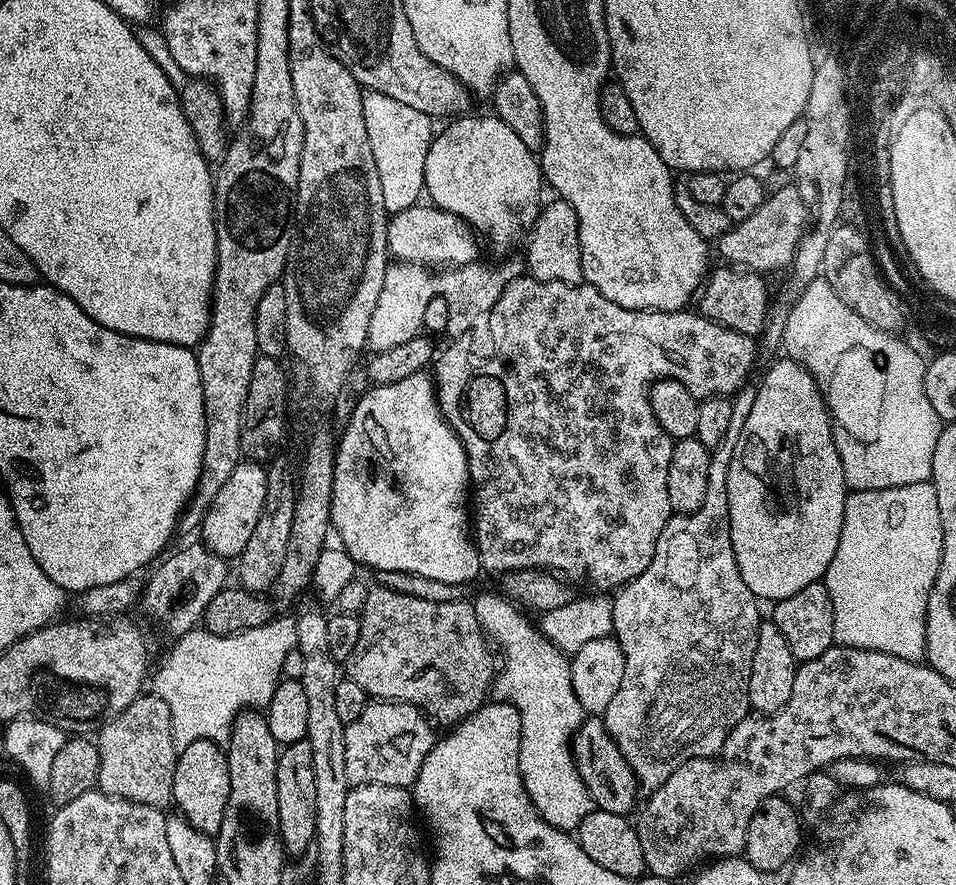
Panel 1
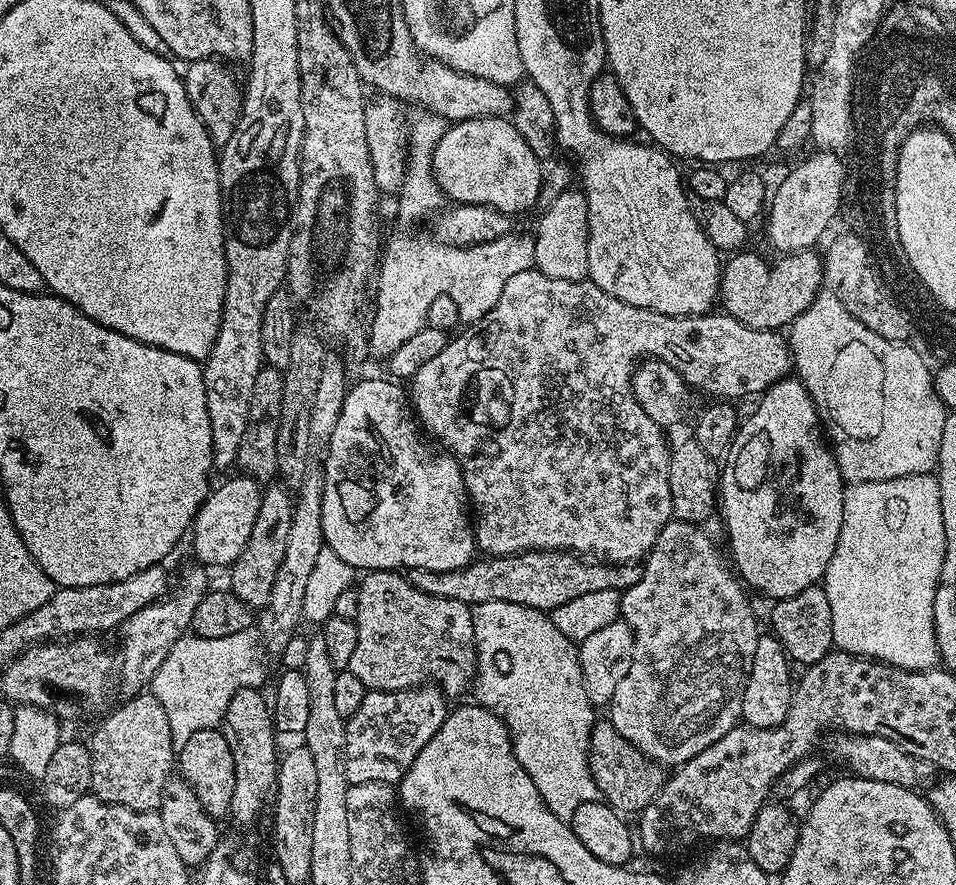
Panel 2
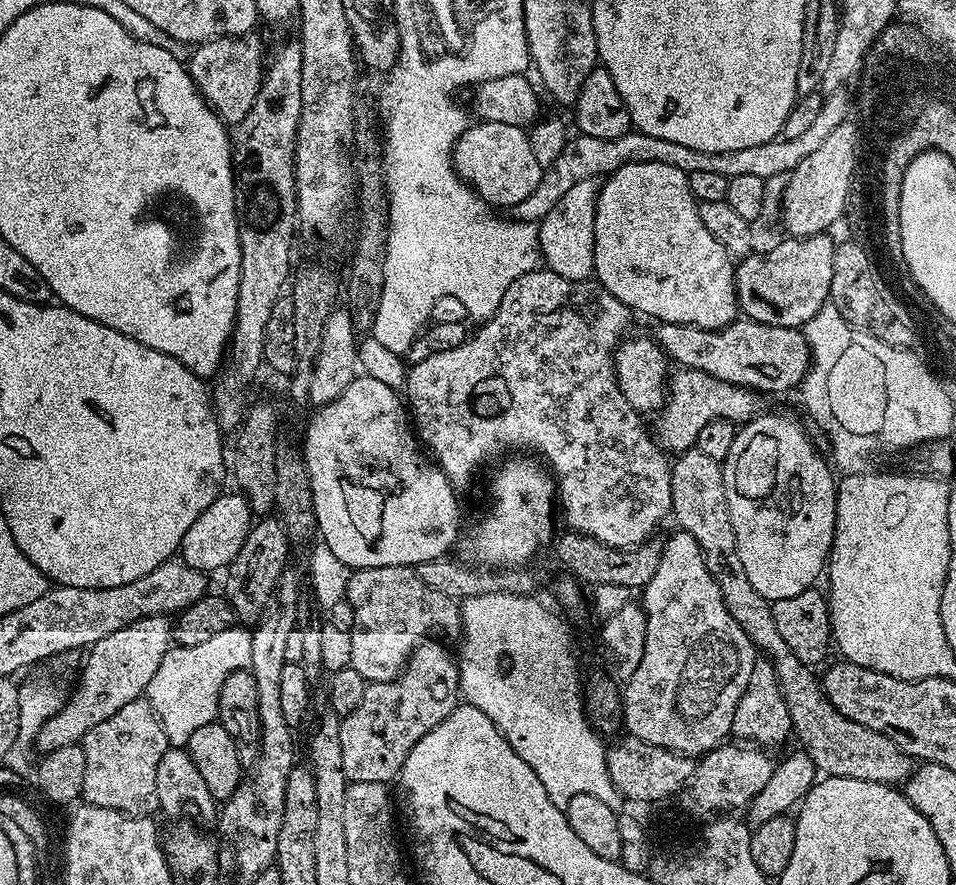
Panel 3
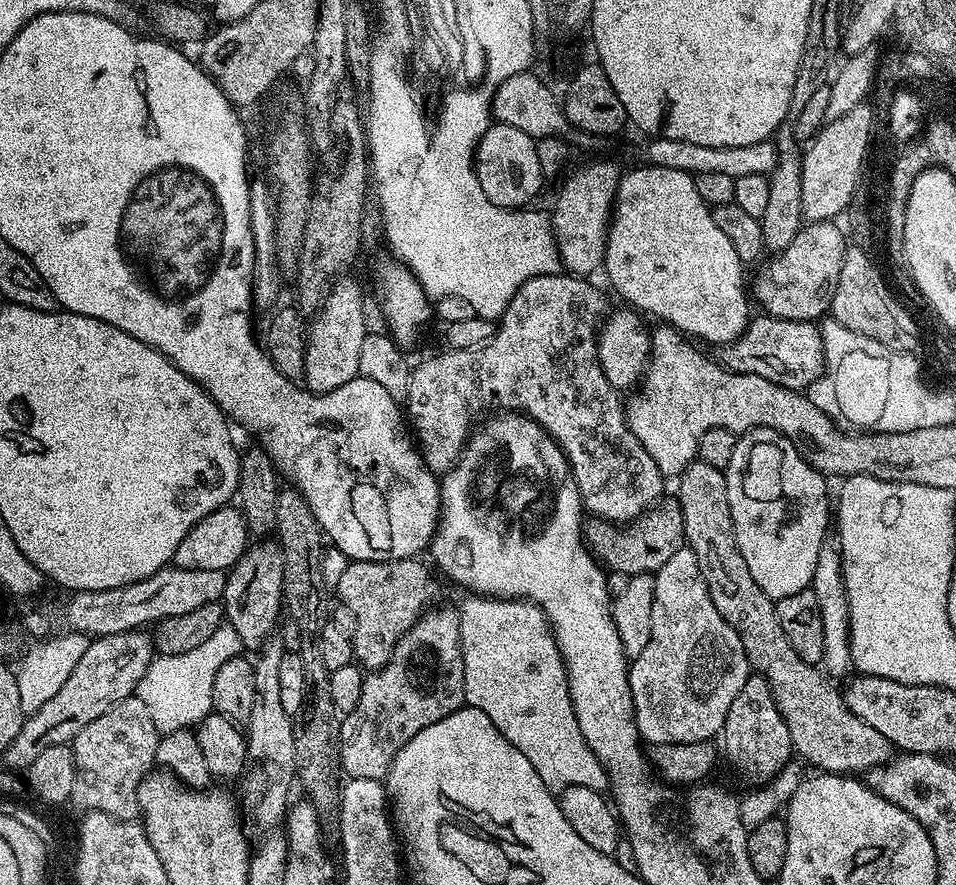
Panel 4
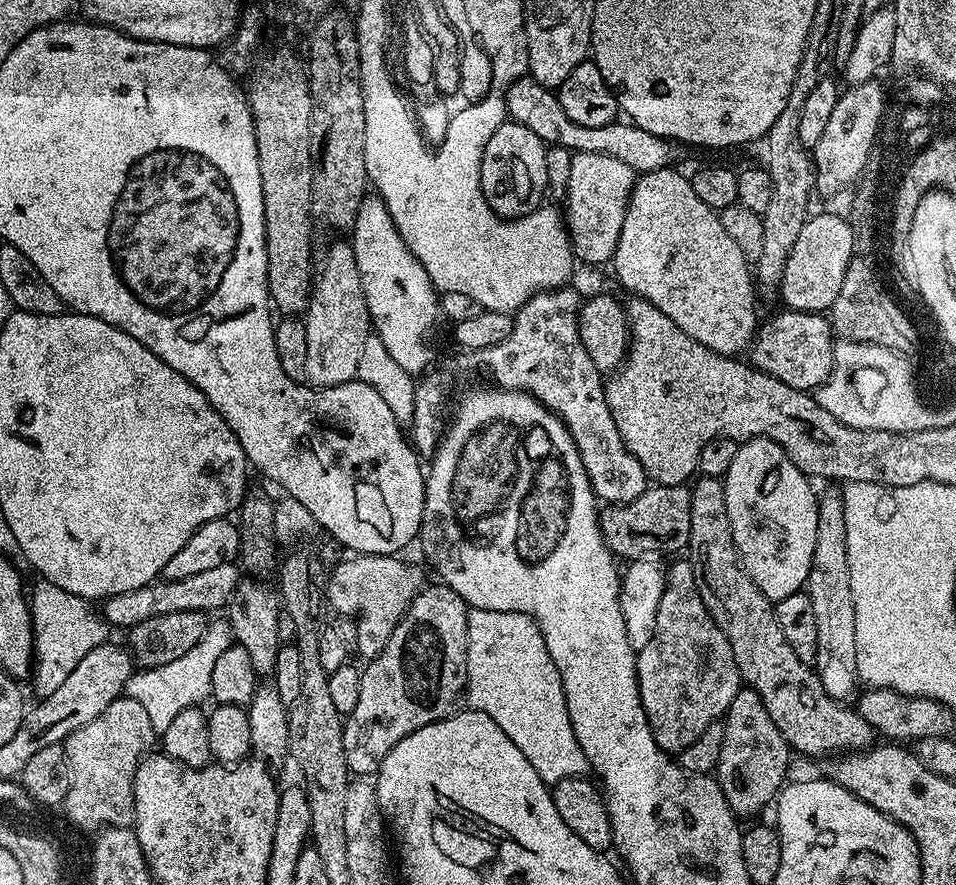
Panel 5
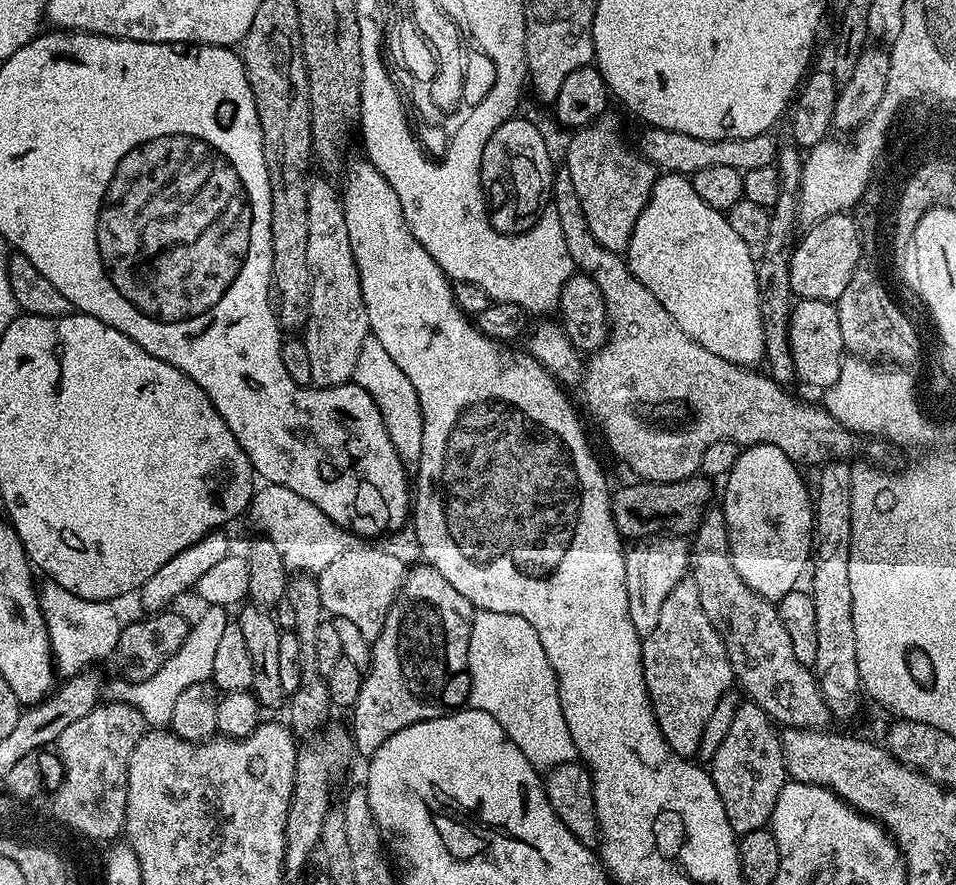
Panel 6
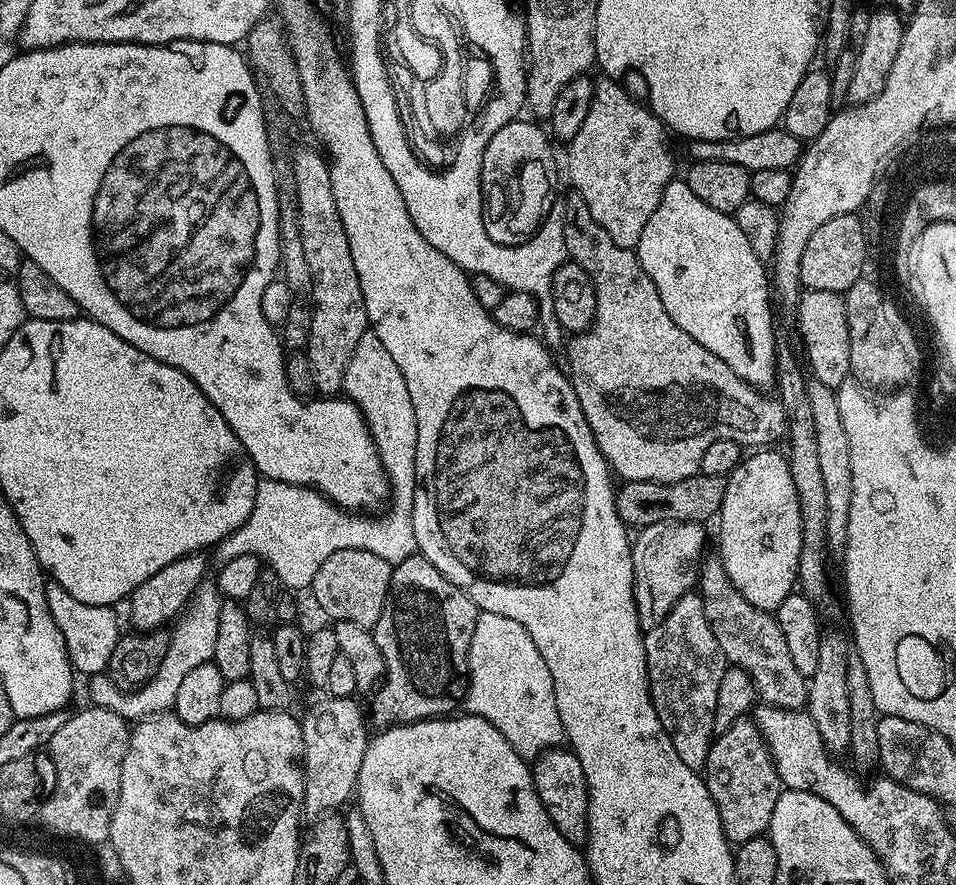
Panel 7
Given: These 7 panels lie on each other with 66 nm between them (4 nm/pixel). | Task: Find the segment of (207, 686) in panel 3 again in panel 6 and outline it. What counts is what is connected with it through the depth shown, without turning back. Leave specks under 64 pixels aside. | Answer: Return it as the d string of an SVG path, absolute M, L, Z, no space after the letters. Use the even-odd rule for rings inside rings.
M208 606L203 610L205 612L201 614L200 621L197 624L195 621L189 627L186 642L182 642L178 654L174 654L174 658L170 658L170 662L166 662L166 666L162 666L158 674L153 674L137 684L121 682L119 679L112 680L109 684L107 681L107 699L117 704L132 704L138 710L138 714L142 714L145 725L153 729L160 730L171 725L174 702L178 702L182 690L187 690L195 684L211 681L212 678L214 653L216 653L218 642L222 639L222 624L221 621L216 621L217 609Z

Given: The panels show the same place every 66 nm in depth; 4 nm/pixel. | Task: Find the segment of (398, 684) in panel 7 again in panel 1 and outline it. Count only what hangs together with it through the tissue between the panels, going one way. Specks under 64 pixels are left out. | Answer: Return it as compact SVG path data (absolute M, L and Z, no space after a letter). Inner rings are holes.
M376 700L369 702L366 710L362 710L359 718L344 725L346 734L346 778L349 785L377 784L378 786L398 786L411 789L418 778L418 770L422 770L422 762L426 762L426 754L430 754L432 745L436 743L437 733L432 733L433 725L427 716L412 704L404 704L401 700Z

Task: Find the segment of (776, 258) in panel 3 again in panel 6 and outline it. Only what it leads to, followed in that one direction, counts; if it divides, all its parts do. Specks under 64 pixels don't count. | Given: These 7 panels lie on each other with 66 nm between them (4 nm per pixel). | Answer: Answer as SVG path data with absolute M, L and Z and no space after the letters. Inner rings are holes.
M839 212L833 216L822 218L816 224L807 229L804 237L795 241L789 258L790 286L793 297L802 300L831 300L835 301L846 290L850 278L860 267L862 257L862 233L861 225L851 220L851 215Z

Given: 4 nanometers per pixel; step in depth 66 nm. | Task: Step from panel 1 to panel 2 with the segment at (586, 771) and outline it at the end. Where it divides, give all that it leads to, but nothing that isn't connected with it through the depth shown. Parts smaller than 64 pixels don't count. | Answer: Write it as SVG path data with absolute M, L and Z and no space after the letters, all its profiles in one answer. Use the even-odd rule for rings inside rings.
M597 719L588 743L588 765L601 797L611 808L621 814L639 814L660 792L666 779L666 772L661 765L642 754L618 730L614 730L611 719Z

